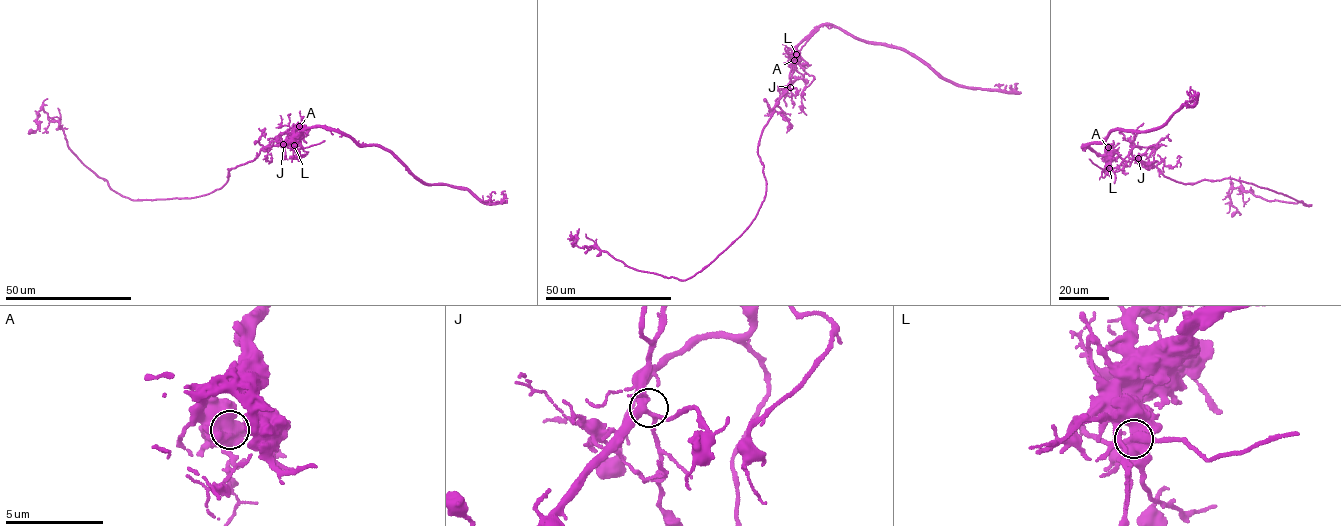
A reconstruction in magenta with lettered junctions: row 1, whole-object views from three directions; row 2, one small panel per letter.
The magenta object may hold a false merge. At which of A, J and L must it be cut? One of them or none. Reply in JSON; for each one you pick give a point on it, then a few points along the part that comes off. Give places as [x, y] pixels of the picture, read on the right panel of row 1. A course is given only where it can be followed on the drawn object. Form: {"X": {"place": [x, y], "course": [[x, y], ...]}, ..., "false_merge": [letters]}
{"L": {"place": [1109, 168], "course": [[1109, 167], [1141, 160], [1177, 182], [1231, 178], [1311, 205], [1237, 187], [1228, 193], [1231, 217]]}, "false_merge": ["L"]}

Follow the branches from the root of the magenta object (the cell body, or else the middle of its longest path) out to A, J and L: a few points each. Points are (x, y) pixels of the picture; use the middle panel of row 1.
A: (764, 126), (788, 87), (794, 60)
J: (764, 126), (776, 102), (790, 87)
L: (764, 126), (788, 87), (791, 60), (796, 54)

